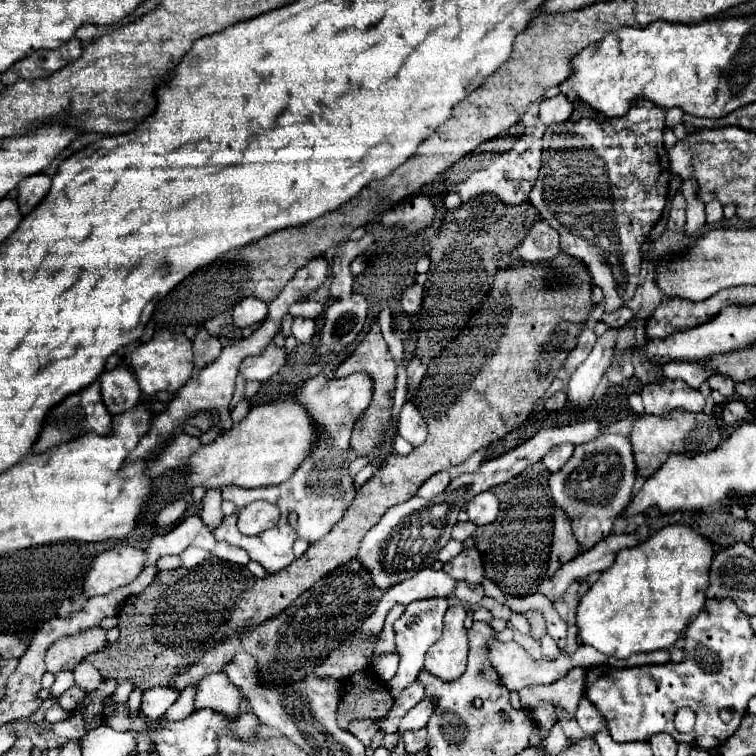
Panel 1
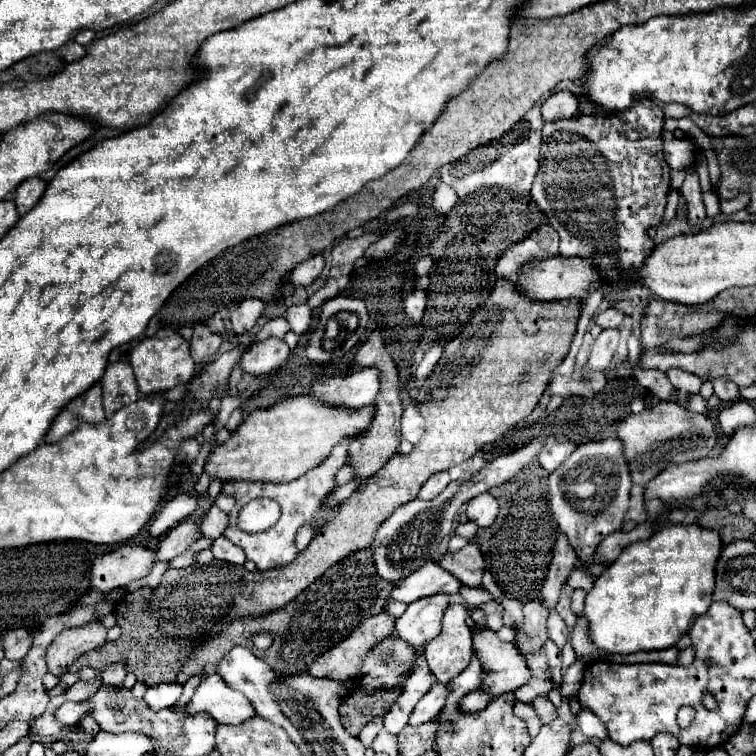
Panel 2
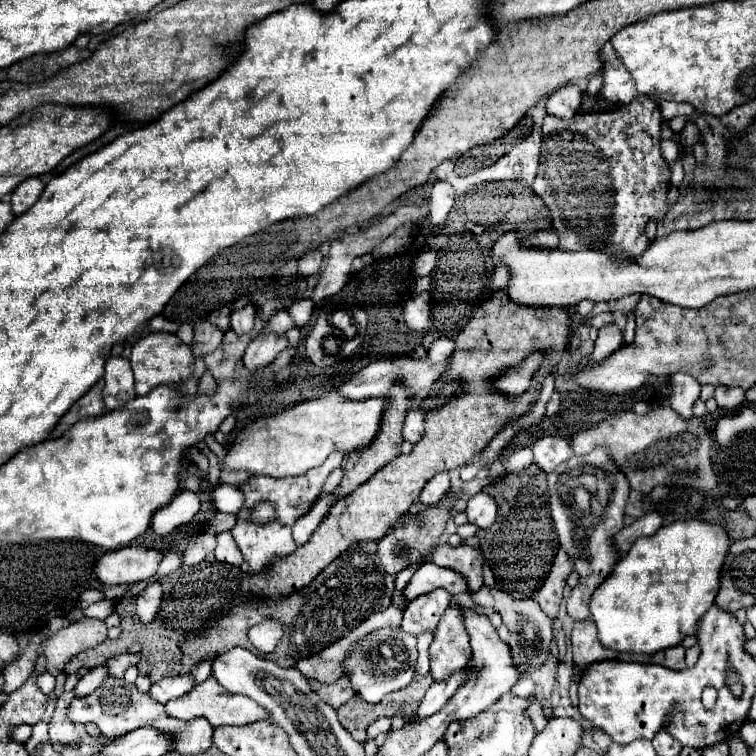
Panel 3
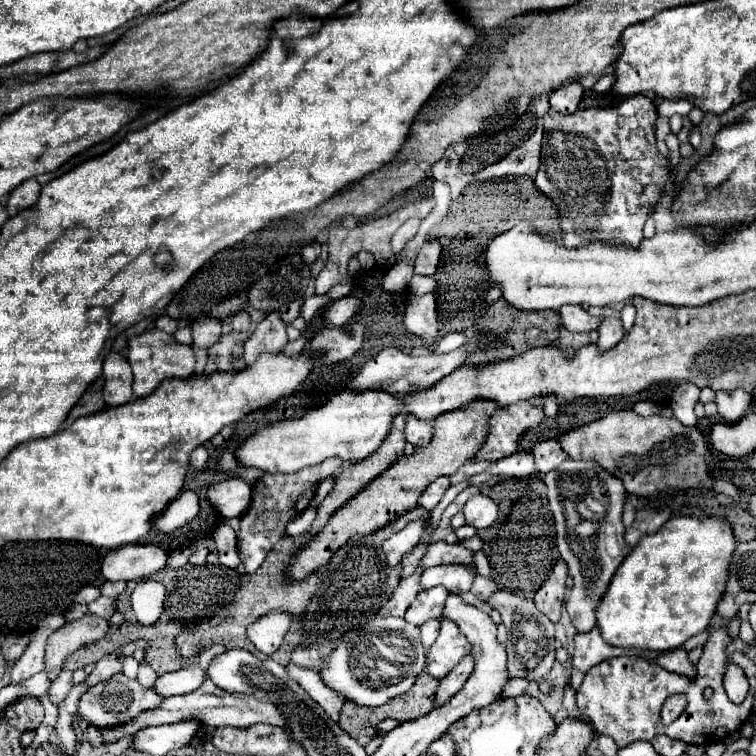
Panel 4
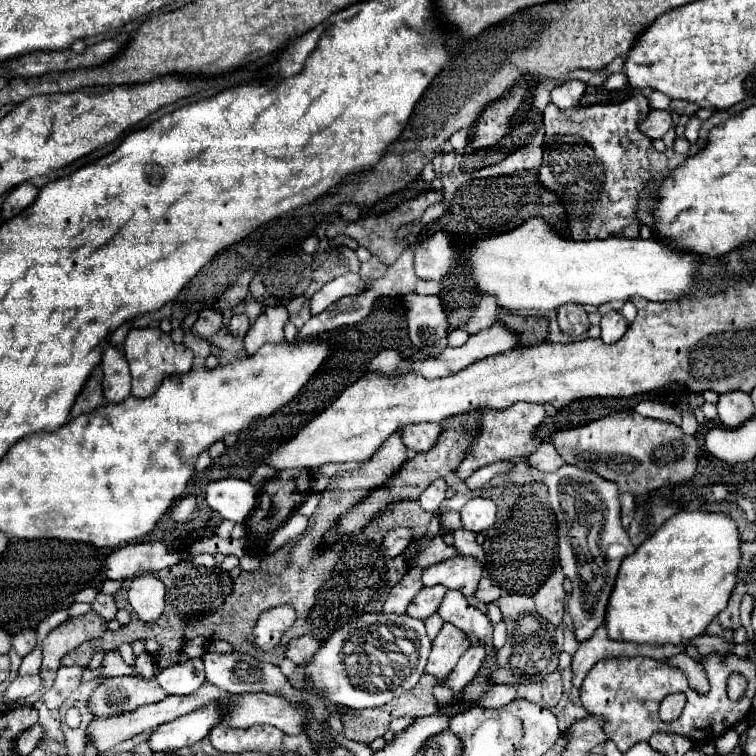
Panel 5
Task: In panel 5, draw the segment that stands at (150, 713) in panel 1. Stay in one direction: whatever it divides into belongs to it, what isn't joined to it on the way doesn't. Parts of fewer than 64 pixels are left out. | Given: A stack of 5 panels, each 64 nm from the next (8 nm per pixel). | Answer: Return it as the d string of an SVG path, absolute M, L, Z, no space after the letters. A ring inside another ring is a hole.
M192 658L176 666L164 668L156 674L156 682L166 694L192 694L204 684L204 662L202 658Z

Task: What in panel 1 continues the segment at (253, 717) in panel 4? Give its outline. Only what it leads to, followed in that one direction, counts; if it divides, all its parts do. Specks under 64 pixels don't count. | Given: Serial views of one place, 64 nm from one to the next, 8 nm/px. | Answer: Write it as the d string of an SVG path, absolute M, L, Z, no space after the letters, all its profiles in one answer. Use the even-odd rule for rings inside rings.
M224 672L214 676L206 676L196 686L196 710L212 708L216 712L224 712L228 716L240 716L240 702L244 700L242 692L228 680Z

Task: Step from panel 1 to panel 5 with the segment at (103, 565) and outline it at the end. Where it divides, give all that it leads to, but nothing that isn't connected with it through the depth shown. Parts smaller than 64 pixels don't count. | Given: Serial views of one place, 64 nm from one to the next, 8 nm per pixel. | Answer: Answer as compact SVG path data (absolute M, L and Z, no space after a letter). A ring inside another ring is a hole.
M162 542L126 544L114 550L106 562L104 572L110 580L128 580L146 572L158 572L178 562L178 554Z

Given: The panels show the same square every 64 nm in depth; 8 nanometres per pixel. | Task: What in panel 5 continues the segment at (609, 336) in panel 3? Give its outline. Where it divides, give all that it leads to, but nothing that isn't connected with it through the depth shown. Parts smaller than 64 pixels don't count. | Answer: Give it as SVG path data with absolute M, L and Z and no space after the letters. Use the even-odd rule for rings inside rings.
M608 312L606 316L602 316L600 328L602 328L602 336L600 336L602 342L604 344L614 344L624 336L628 324L626 324L626 320L620 312Z

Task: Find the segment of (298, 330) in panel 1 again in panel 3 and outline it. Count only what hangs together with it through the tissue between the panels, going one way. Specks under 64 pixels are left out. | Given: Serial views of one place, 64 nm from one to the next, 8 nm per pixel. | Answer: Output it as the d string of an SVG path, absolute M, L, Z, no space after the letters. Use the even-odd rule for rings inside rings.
M300 300L300 302L294 302L288 308L288 314L296 322L296 328L302 328L302 326L308 324L308 320L312 316L312 310L314 310L314 304L310 300Z

